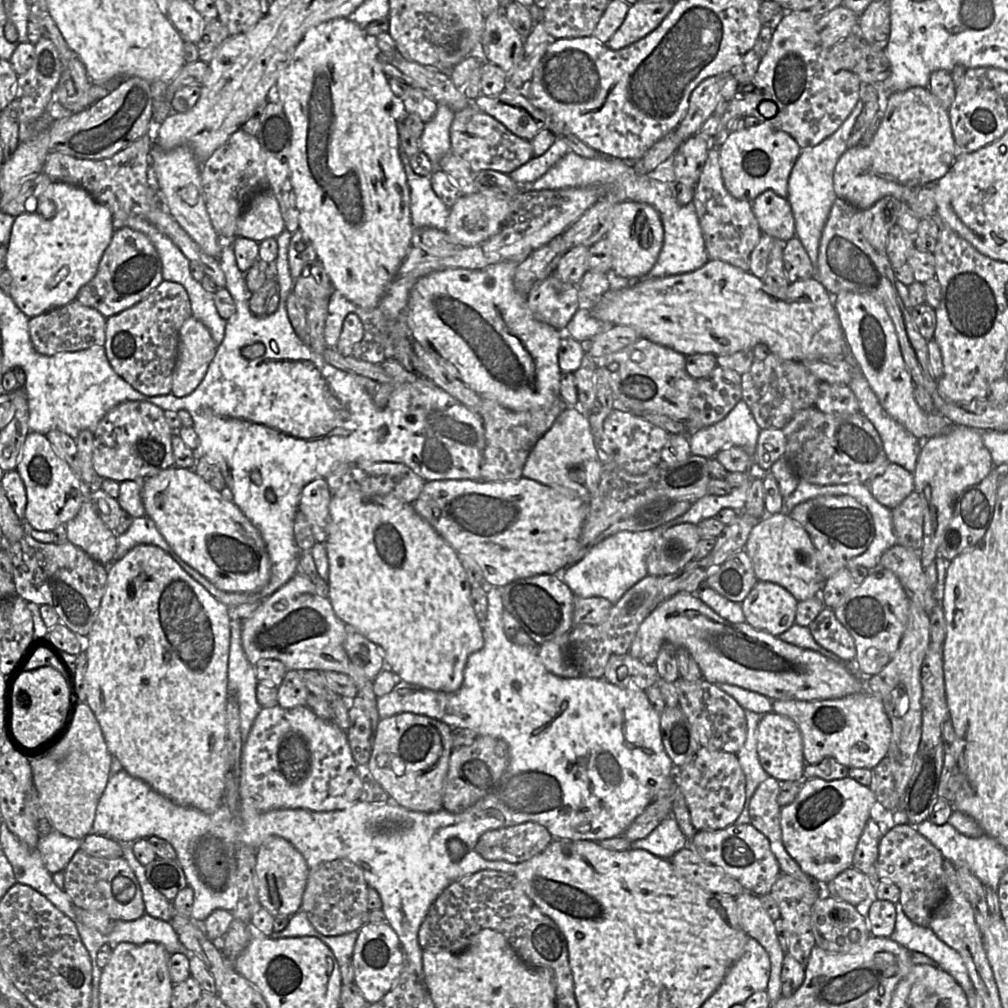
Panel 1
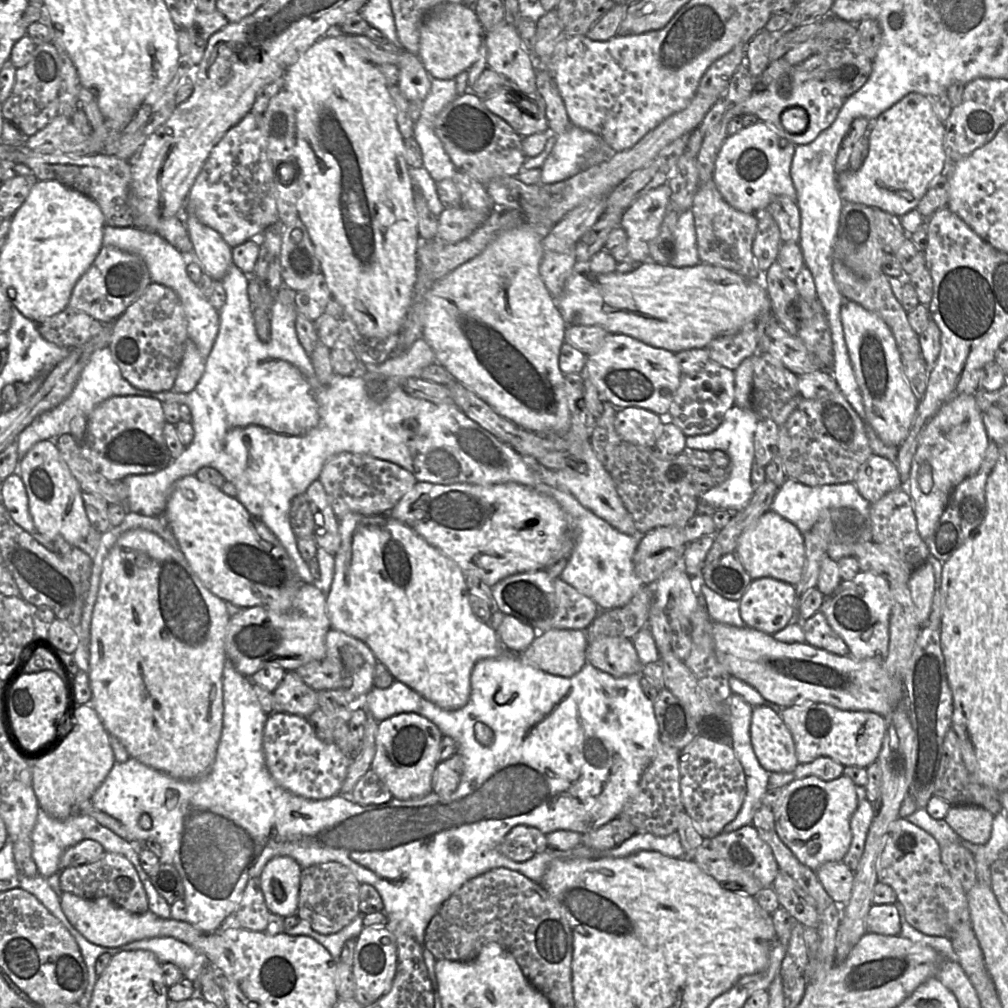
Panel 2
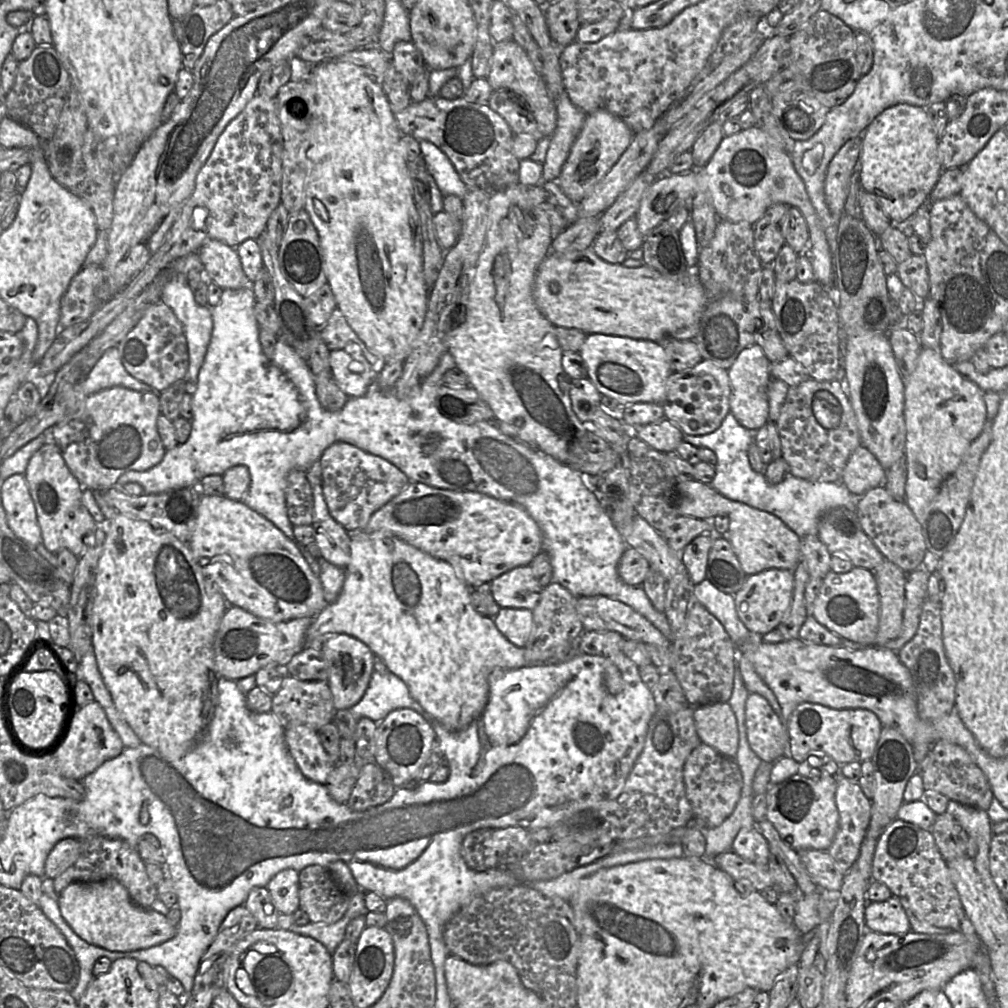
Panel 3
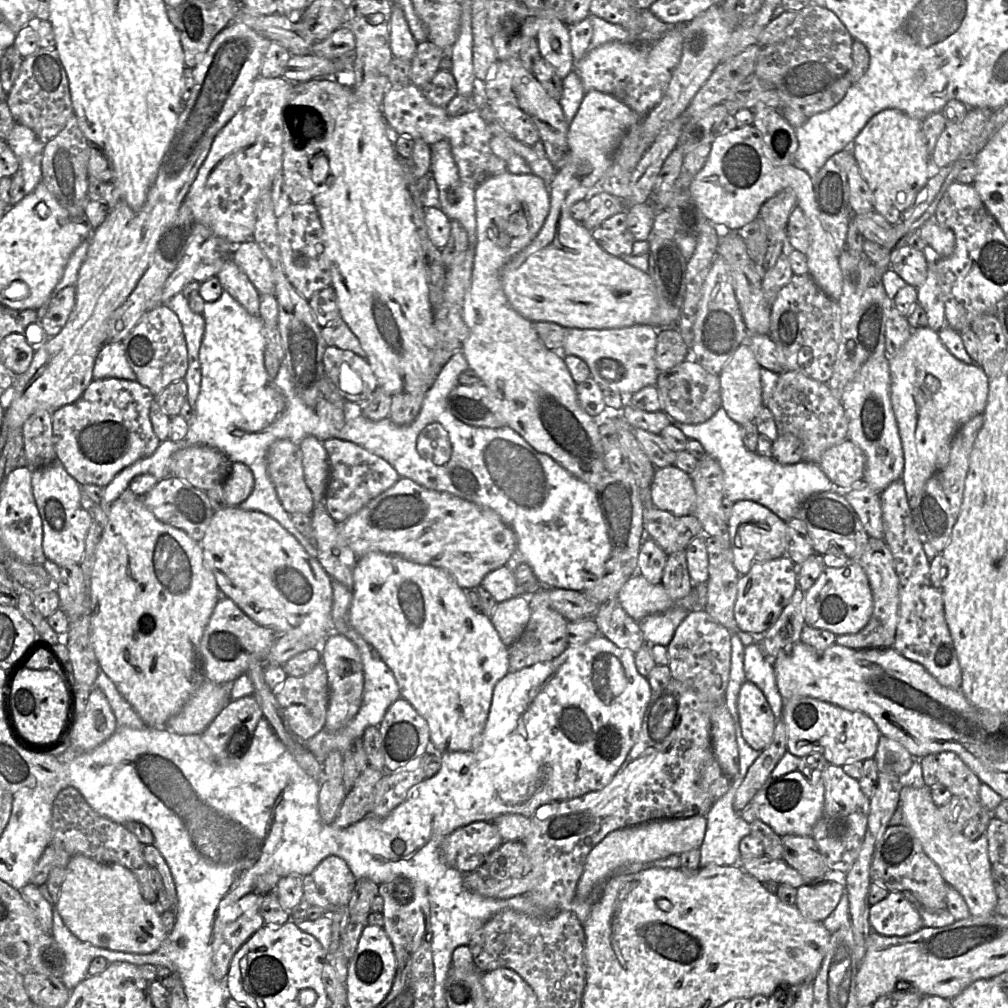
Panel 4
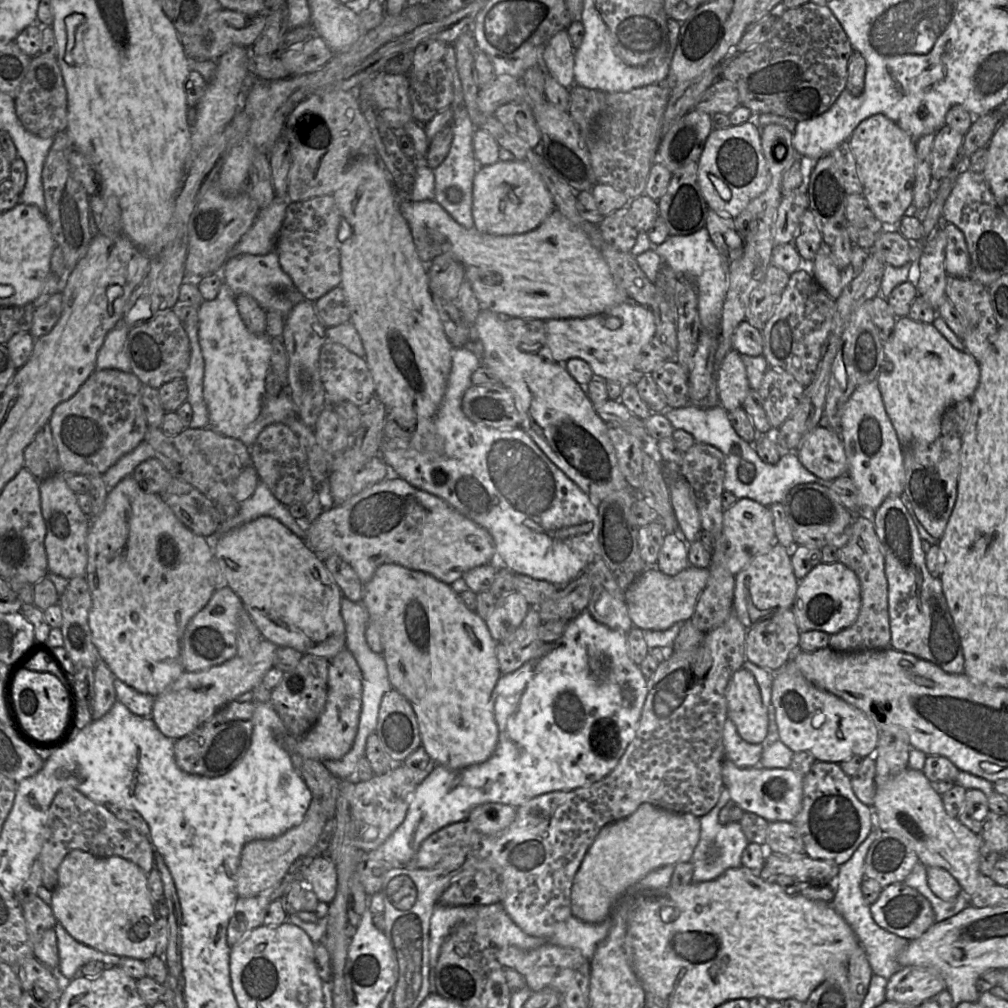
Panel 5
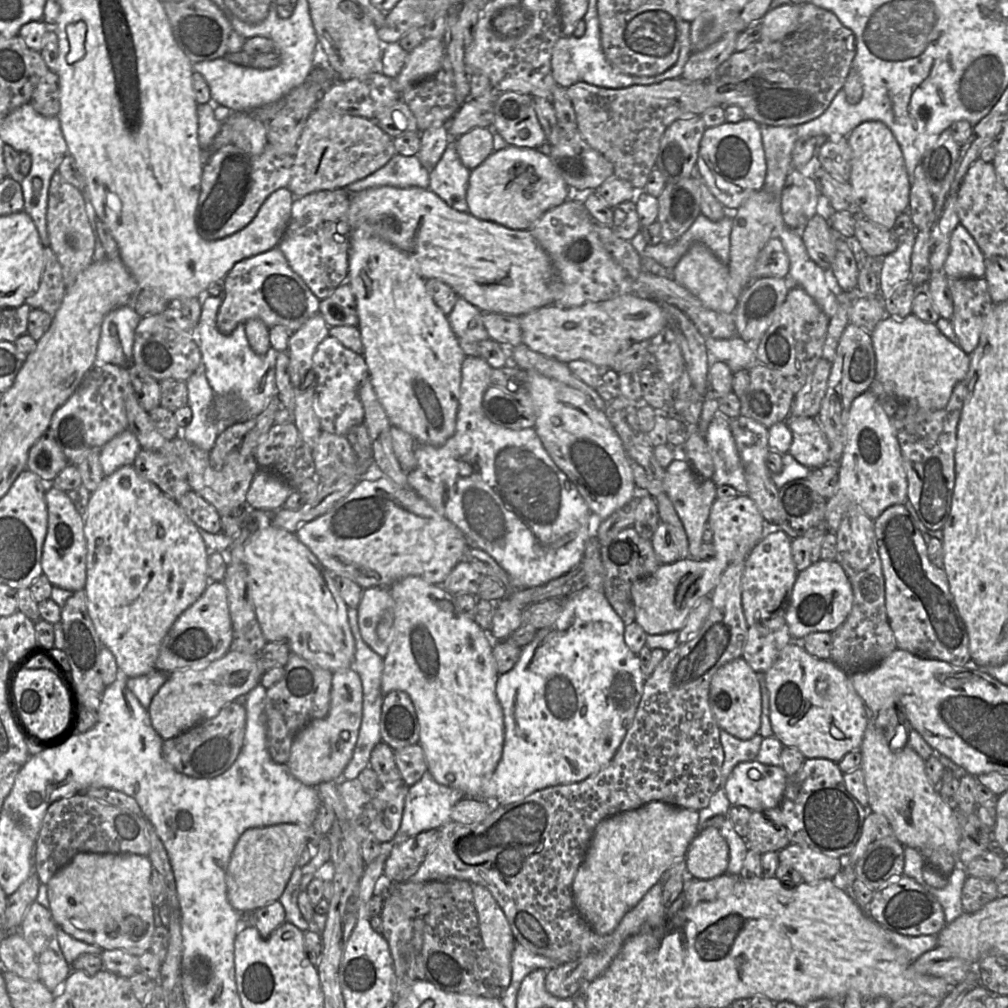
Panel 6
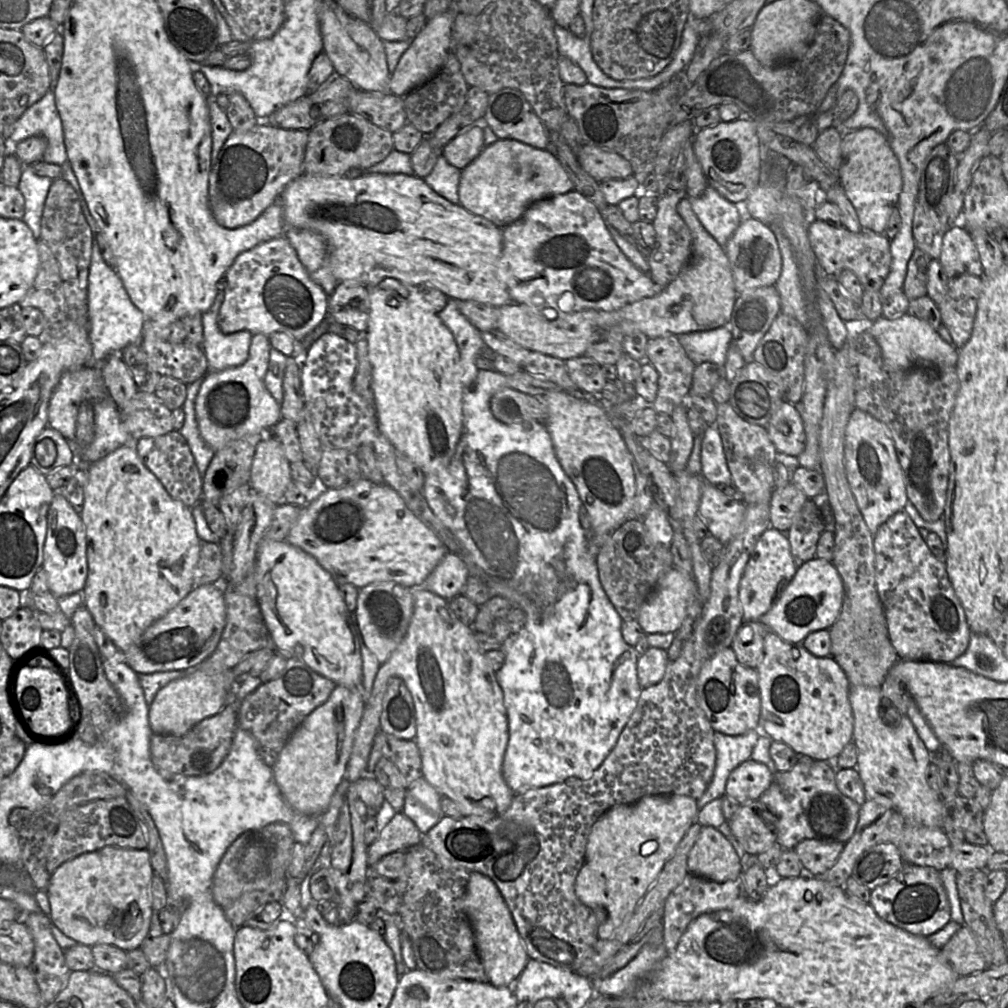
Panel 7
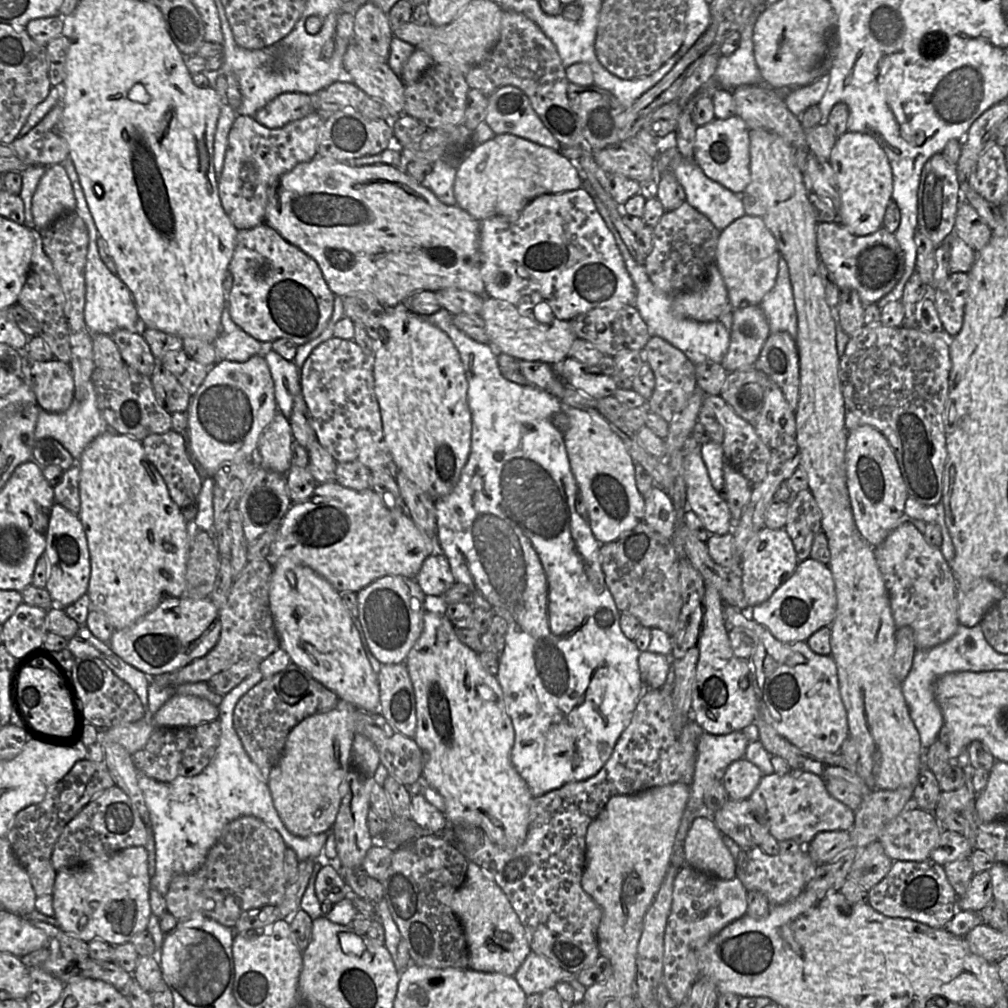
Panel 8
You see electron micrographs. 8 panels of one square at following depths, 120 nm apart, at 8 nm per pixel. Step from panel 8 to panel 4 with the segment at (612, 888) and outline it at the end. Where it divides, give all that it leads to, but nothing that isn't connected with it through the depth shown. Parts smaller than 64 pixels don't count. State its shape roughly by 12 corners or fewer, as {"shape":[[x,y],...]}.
{"shape":[[707,818],[610,832],[588,854],[576,898],[634,862],[699,849]]}

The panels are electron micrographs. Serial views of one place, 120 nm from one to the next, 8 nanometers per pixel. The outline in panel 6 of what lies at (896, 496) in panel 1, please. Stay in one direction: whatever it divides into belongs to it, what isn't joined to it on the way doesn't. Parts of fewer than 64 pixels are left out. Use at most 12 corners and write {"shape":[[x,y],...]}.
{"shape":[[790,415],[789,454],[810,469],[829,463],[816,418]]}

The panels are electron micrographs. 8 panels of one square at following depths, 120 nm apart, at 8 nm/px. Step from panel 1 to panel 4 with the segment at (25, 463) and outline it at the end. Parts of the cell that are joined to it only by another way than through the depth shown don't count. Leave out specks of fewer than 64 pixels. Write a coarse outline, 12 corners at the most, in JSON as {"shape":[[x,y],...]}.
{"shape":[[61,462],[33,469],[45,557],[80,564],[91,514]]}

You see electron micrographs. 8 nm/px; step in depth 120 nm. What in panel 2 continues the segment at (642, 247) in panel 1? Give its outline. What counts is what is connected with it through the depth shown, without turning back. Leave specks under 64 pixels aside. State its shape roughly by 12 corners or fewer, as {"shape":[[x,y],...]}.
{"shape":[[665,183],[623,212],[630,262],[650,261],[670,198]]}

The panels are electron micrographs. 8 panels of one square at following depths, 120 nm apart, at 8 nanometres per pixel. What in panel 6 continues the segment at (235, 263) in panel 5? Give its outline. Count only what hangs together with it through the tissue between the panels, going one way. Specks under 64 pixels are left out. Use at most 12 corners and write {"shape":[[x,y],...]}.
{"shape":[[278,246],[224,277],[224,335],[260,319],[293,333],[320,300]]}

